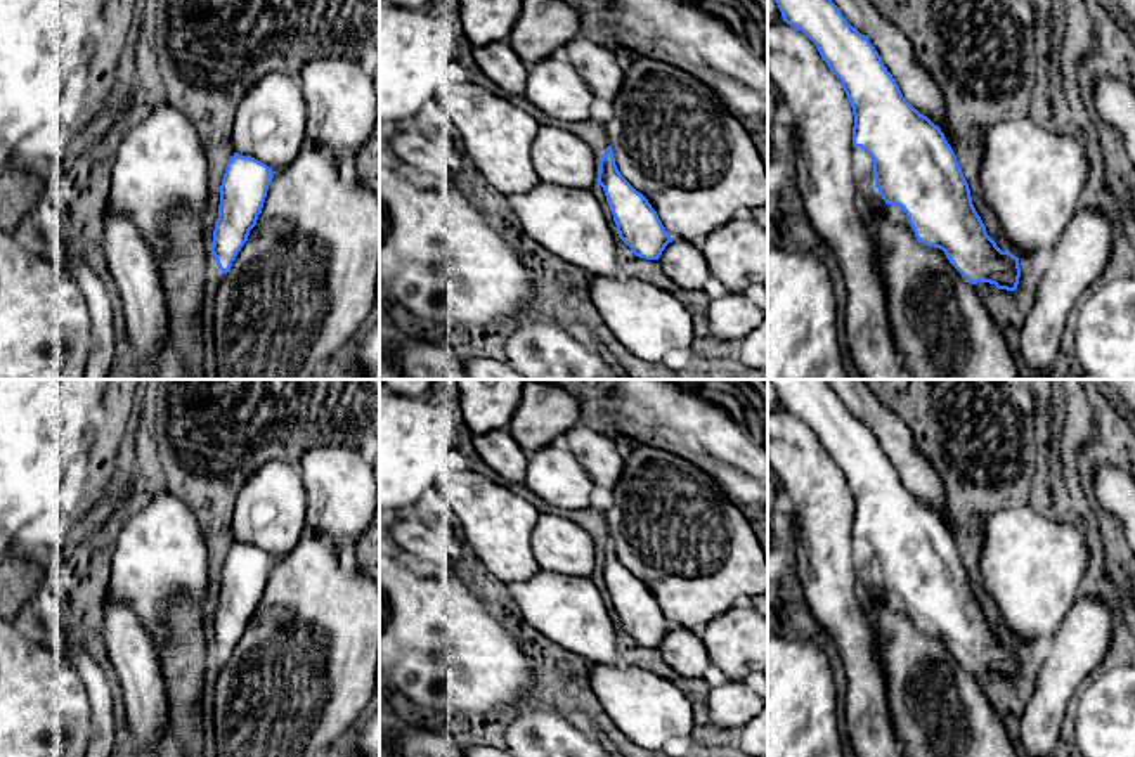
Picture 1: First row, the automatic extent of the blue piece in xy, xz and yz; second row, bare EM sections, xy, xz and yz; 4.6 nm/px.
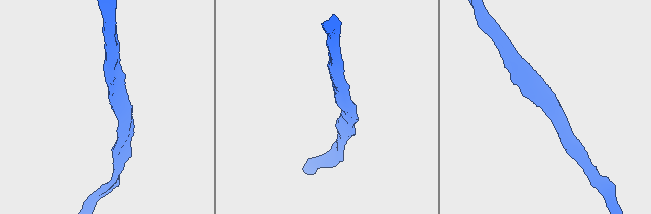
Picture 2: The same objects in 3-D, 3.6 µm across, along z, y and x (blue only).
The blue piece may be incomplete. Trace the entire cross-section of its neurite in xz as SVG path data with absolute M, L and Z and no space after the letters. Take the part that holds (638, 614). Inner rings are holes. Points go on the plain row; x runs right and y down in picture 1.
M612 534L606 535L605 544L600 547L598 572L605 579L624 632L639 646L658 648L672 625L648 587L620 563Z

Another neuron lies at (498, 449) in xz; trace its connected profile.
M508 428L473 435L473 445L482 461L511 483L525 483L527 454Z

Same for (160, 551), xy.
M168 490L158 492L151 502L120 527L113 547L109 594L125 601L154 643L158 662L163 641L163 613L175 594L204 601L208 577L208 549L196 514Z

